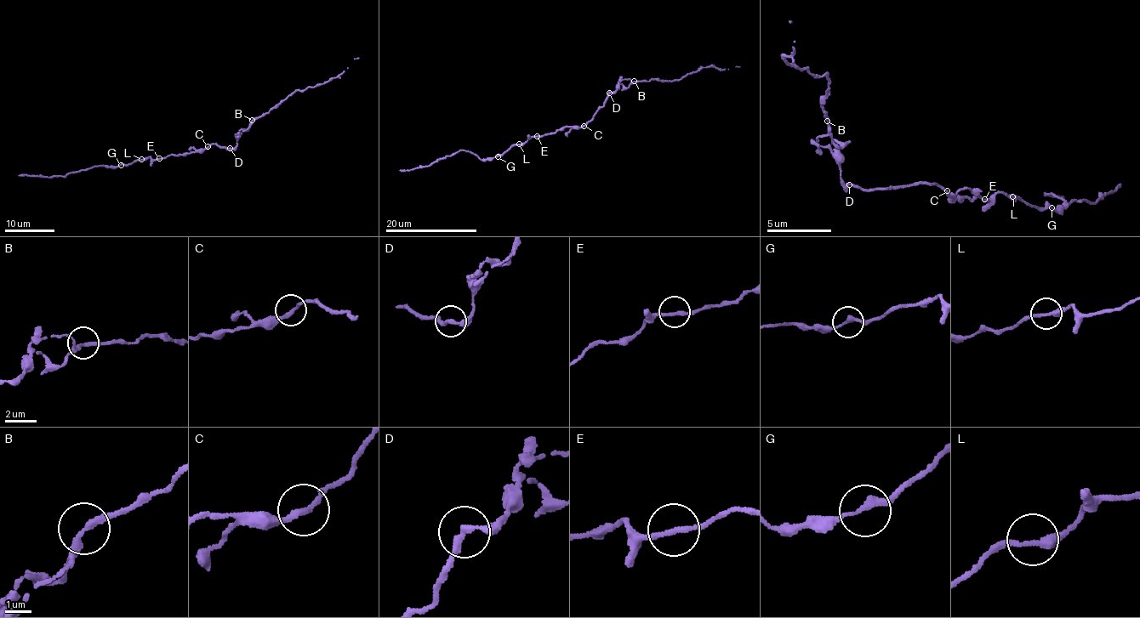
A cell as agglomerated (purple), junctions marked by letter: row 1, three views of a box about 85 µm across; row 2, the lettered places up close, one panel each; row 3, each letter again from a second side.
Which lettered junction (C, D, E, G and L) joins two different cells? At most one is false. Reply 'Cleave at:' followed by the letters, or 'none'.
Cleave at: none

